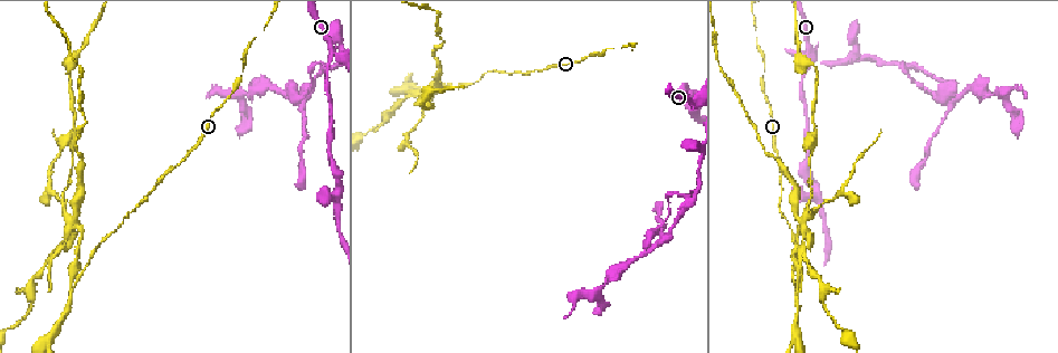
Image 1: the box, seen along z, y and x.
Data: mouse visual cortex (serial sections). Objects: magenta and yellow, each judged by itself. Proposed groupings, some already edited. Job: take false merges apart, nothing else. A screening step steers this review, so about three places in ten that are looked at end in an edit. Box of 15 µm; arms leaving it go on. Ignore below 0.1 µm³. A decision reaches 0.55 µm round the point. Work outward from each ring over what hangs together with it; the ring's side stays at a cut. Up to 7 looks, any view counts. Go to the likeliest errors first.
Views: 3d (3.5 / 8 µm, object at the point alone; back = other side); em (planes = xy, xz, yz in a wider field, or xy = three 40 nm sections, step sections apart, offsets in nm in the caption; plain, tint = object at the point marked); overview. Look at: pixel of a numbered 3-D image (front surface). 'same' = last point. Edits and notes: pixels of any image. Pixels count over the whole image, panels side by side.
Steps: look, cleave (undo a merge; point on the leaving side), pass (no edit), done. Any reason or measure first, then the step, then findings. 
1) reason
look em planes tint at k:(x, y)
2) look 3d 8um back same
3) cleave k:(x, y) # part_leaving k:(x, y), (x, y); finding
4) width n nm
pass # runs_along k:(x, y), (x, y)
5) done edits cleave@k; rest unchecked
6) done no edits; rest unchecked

narrows sharply
look 3d 8um back at 1:(791, 278)

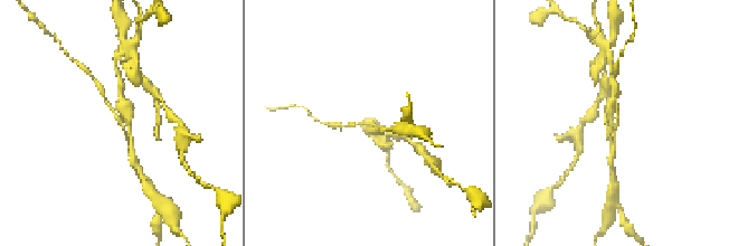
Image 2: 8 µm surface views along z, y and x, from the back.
zoom in
look 3d 3.5um at 2:(616, 119)

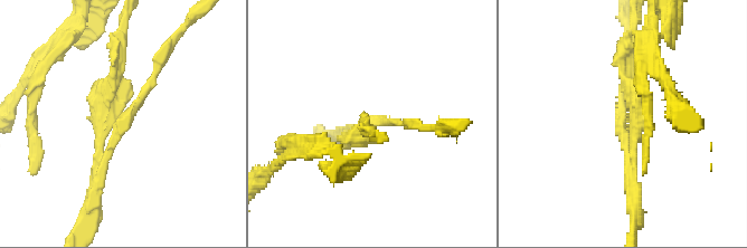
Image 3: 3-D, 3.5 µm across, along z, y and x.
arms 3; arm_widths 150, 150, 250 nm
look em xy step 5 tint at 3:(371, 120)

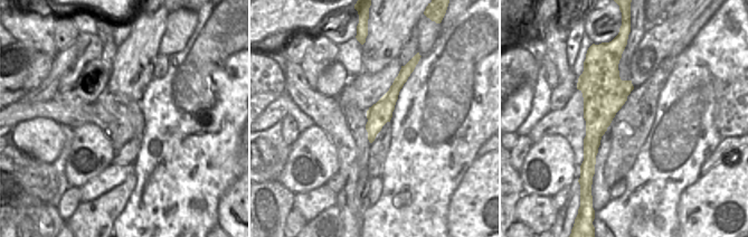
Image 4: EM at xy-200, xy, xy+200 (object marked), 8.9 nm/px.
width 200 nm
cleave 3:(113, 93) # part_leaving 3:(106, 129), (123, 29); two cells meet here

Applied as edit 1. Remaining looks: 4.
see it whole again
look overview

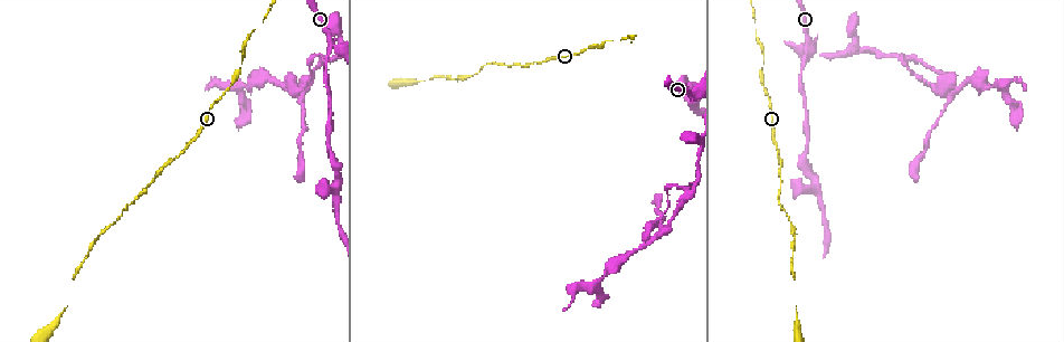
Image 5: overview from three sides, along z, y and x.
a narrow waist
look 3d 3.5um at 5:(769, 99)

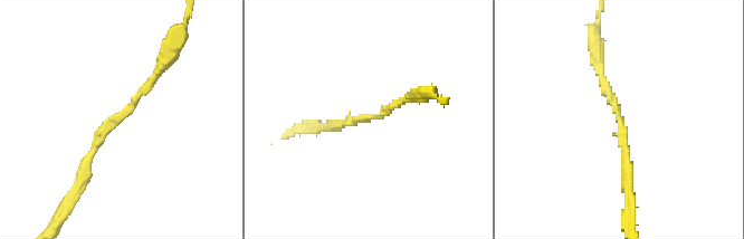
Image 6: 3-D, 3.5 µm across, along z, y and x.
shape alone is not enough
look em planes tint at 6:(380, 114)

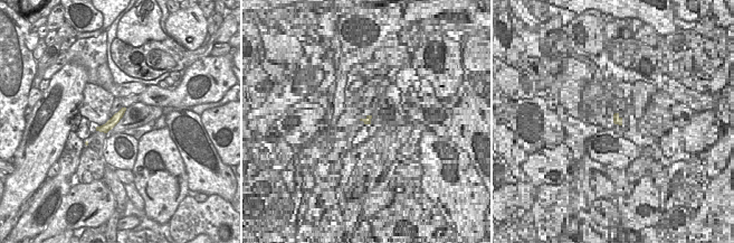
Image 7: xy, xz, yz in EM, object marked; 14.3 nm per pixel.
arm_widths 100, 150 nm
pass # runs_along 6:(84, 172), (101, 132), (129, 111), (167, 53); one cell here

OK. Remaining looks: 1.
done edits cleave@3; rest unchecked

